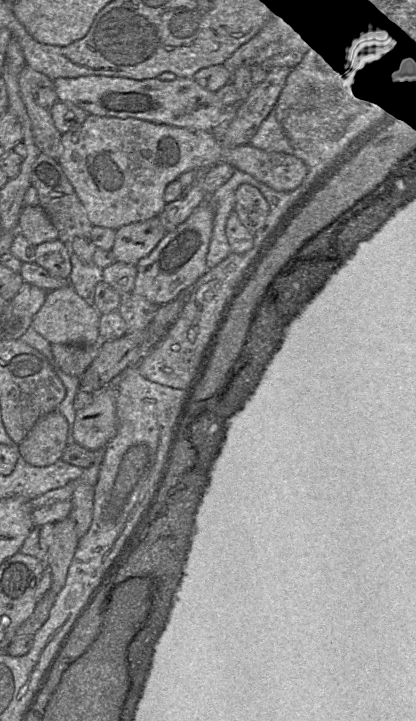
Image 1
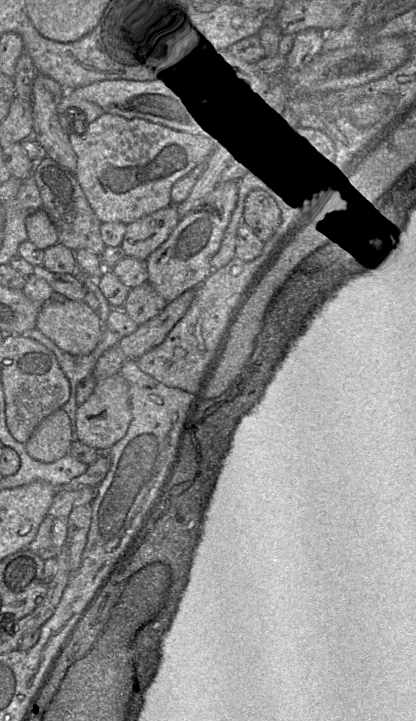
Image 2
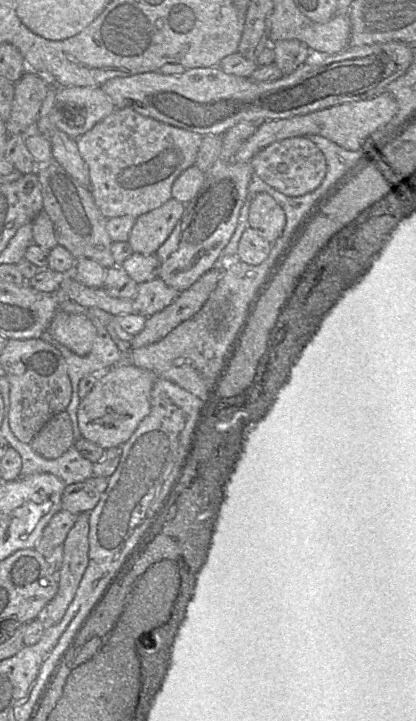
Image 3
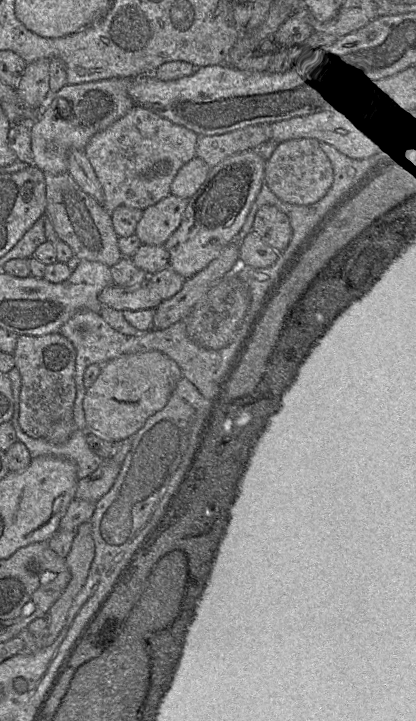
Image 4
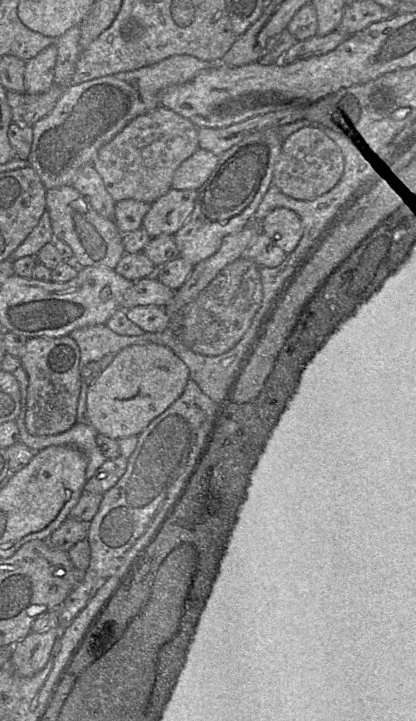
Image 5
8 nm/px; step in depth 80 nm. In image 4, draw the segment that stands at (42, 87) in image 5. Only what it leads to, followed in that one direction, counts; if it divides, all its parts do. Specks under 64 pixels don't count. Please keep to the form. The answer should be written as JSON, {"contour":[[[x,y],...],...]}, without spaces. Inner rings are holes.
{"contour":[[[39,59],[26,65],[16,88],[23,109],[41,111],[50,97],[50,60]]]}

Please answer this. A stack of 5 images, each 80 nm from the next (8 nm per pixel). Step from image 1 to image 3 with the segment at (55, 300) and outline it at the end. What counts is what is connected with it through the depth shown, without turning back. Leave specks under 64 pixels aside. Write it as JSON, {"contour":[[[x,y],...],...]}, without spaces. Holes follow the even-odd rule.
{"contour":[[[58,310],[46,330],[54,340],[73,353],[84,356],[90,352],[96,329],[85,314],[70,314]]]}

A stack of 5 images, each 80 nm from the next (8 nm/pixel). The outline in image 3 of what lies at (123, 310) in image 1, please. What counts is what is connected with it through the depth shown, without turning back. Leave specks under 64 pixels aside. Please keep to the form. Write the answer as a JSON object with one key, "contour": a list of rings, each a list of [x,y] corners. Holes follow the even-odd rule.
{"contour":[[[159,277],[138,284],[136,294],[132,298],[135,313],[150,317],[172,303],[179,293]]]}

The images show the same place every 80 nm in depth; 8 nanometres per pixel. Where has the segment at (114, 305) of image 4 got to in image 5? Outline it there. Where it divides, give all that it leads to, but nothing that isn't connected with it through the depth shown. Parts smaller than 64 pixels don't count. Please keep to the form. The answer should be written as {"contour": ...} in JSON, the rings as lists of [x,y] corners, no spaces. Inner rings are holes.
{"contour":[[[155,276],[134,283],[123,296],[122,310],[136,306],[155,305],[166,307],[172,301],[175,291],[161,283]]]}

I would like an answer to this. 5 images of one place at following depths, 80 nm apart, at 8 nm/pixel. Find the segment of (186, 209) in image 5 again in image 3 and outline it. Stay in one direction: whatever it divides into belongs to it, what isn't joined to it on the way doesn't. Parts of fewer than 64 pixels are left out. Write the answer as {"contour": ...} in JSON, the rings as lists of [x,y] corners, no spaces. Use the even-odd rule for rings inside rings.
{"contour":[[[170,198],[159,208],[136,218],[127,240],[133,253],[155,254],[181,220],[185,208],[185,204]]]}

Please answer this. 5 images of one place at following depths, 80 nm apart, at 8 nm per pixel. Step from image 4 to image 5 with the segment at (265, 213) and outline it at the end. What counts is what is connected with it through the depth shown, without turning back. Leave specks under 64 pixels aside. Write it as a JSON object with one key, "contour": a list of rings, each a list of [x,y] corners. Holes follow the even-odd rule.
{"contour":[[[286,208],[270,212],[259,223],[259,230],[285,255],[290,254],[296,248],[302,236],[299,217]]]}

